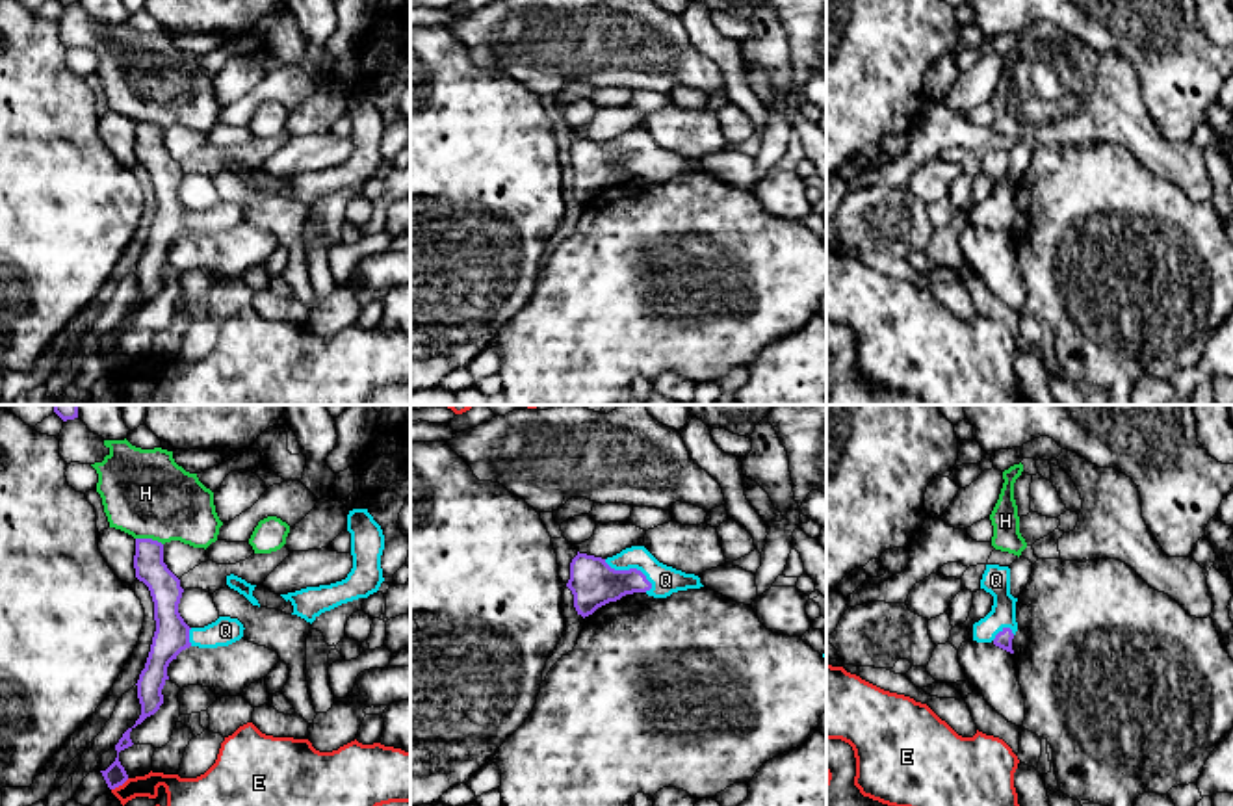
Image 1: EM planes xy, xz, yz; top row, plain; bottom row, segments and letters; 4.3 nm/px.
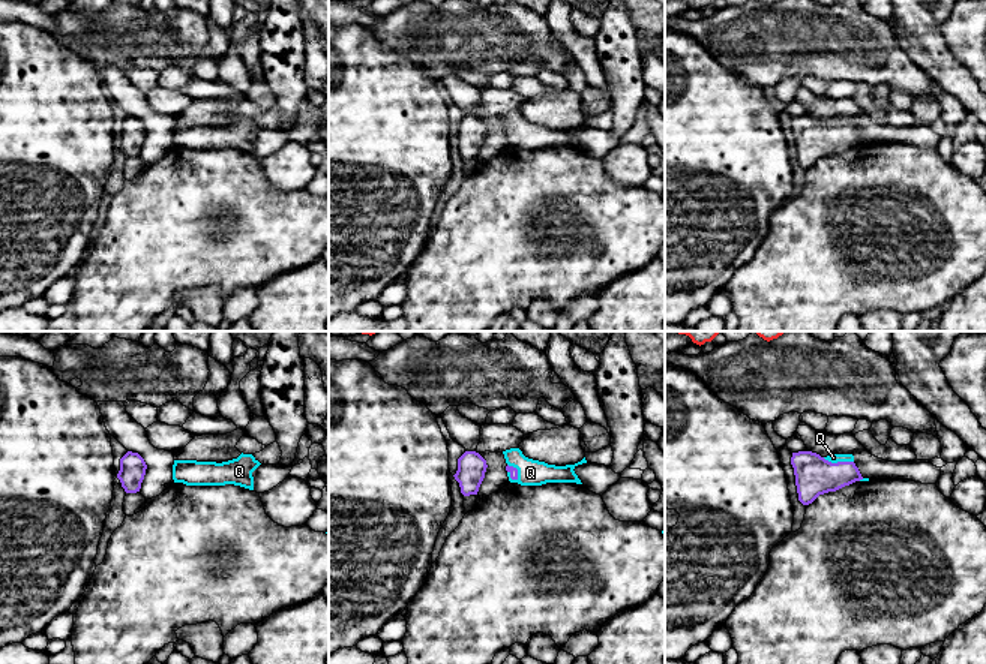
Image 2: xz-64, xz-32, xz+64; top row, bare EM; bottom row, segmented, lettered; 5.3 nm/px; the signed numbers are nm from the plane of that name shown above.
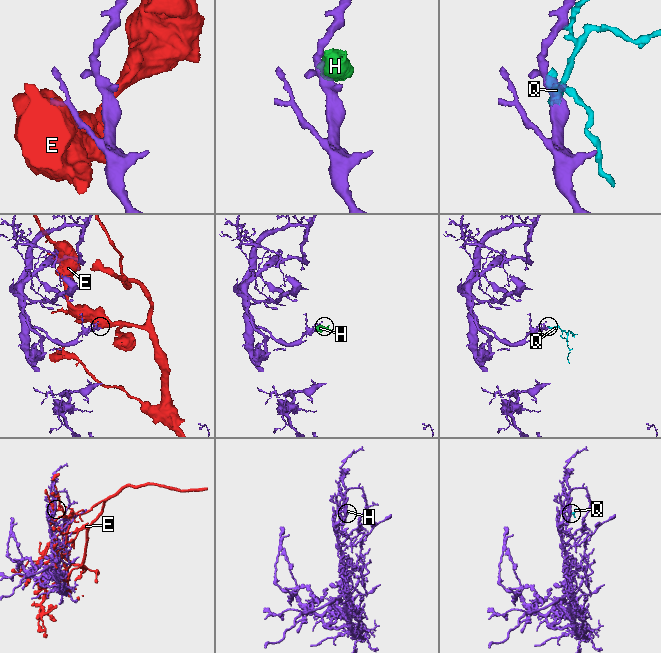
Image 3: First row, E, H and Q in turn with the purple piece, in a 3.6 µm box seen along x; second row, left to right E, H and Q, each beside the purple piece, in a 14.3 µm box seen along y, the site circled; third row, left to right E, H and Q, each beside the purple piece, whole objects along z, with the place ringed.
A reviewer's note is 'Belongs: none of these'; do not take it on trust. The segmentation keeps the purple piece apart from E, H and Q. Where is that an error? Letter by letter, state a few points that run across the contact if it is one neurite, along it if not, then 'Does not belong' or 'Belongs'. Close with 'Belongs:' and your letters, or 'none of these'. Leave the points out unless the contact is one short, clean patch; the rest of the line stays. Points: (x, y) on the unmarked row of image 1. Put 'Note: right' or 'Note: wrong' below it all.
E: Does not belong
H: Does not belong
Q: Line: xz (593, 166), (610, 164), (630, 153), (656, 164), (665, 164). Belongs
Belongs: Q
Note: wrong

